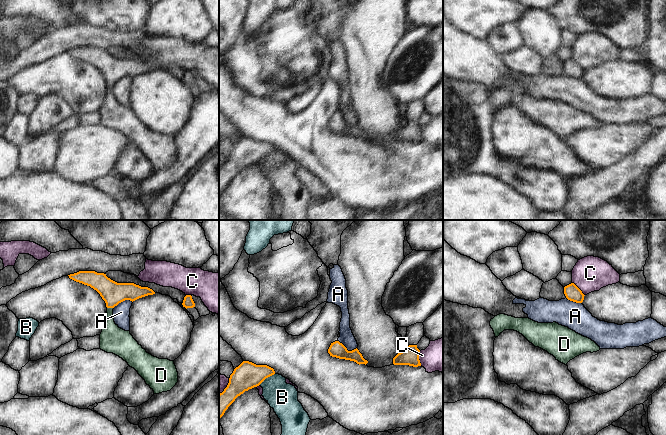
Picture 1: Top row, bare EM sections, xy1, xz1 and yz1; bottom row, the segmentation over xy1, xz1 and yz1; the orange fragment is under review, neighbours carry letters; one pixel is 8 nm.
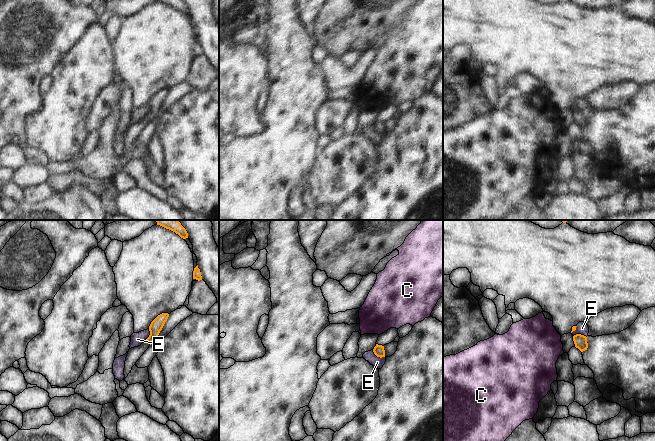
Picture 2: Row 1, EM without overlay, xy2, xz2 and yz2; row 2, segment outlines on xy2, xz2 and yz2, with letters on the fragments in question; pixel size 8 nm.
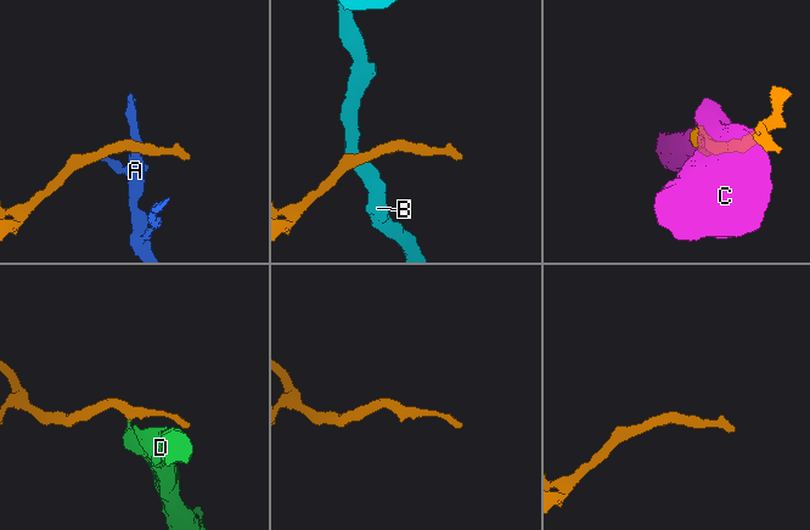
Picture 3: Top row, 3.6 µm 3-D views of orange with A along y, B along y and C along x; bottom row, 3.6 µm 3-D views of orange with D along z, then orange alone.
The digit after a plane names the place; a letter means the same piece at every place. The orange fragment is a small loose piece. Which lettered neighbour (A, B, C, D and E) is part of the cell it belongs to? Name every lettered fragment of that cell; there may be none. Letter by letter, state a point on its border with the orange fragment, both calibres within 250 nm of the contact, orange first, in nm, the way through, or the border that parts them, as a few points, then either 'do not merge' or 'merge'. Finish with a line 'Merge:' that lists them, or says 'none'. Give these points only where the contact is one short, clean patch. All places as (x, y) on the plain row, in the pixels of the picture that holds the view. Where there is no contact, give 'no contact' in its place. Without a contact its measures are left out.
A: meets orange in xz1 at (346, 125); 120 nm thick on the orange side, 120 nm on the other; border along xz1 (338, 116), (348, 126), (356, 124); do not merge
B: meets orange in xz1 at (266, 153); 220 nm thick on the orange side, 240 nm on the other; border along xz1 (274, 149), (266, 153), (258, 161); do not merge
C: meets orange in xz1 at (418, 134); 140 nm thick on the orange side, 260 nm on the other; do not merge
D: meets orange in xy1 at (110, 83); 190 nm thick on the orange side, 200 nm on the other; runs through xy1 (113, 69), (110, 83), (110, 108), (112, 114); merge
E: meets orange in xz2 at (378, 132); 90 nm thick on the orange side, 90 nm on the other; border along xz2 (372, 126), (377, 132), (384, 133); do not merge
Merge: D

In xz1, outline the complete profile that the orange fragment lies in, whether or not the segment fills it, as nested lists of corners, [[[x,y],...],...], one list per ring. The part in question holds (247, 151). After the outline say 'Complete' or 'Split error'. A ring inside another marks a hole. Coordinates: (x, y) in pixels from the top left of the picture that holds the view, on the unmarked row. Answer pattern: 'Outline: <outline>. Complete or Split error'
Outline: [[[243,137],[234,145],[227,163],[219,170],[219,195],[238,172],[259,162],[266,154],[274,150],[274,145],[267,141]]]. Complete.

